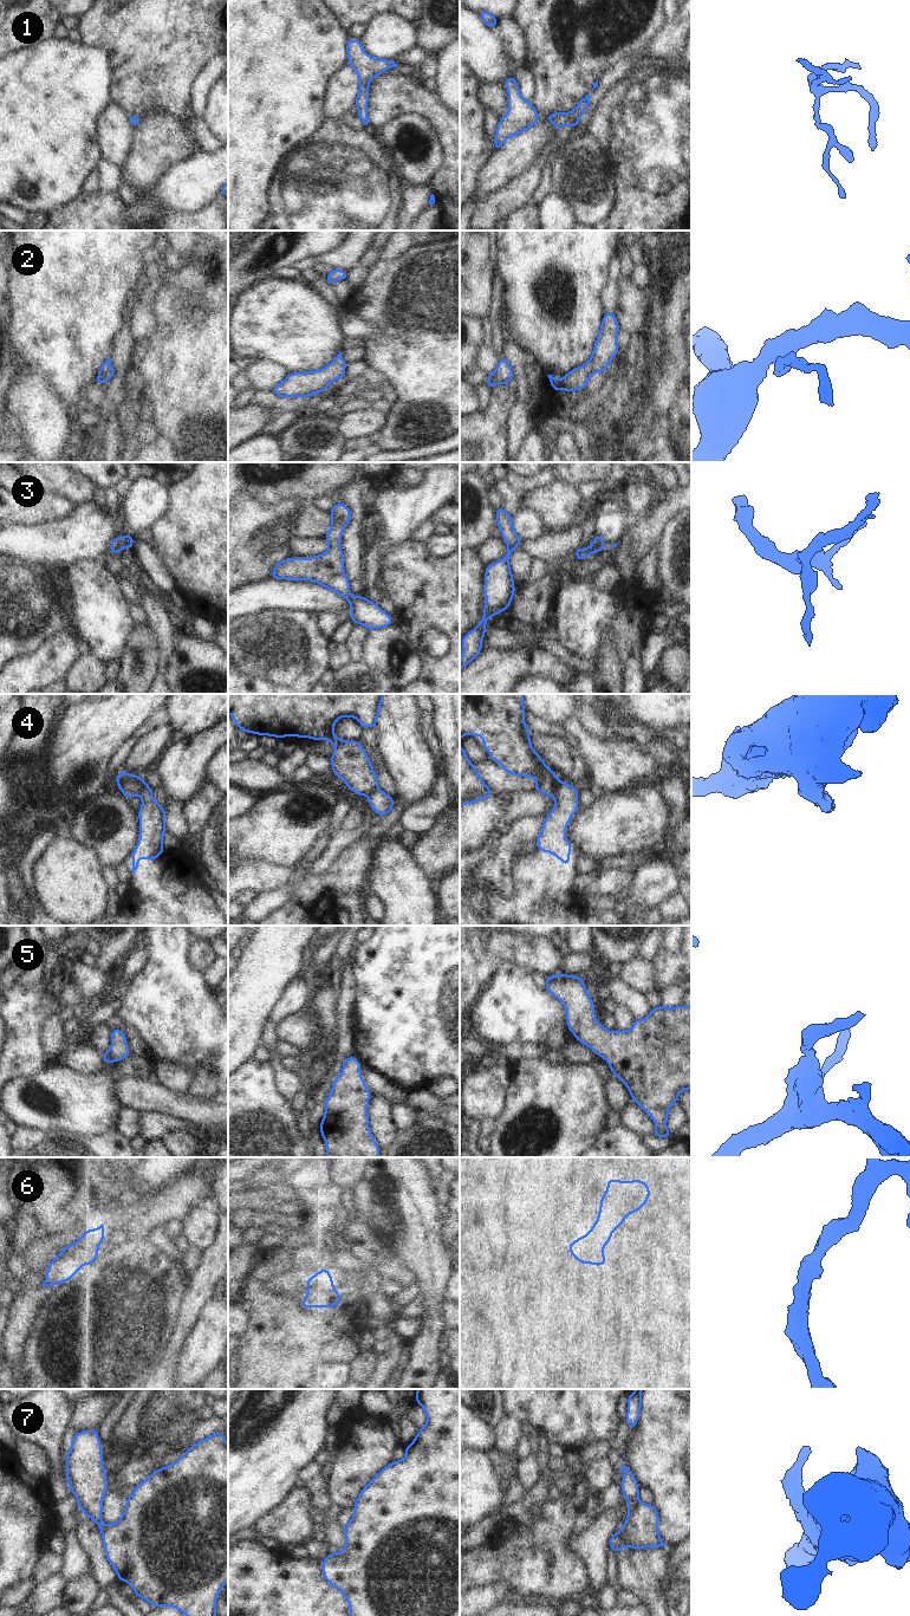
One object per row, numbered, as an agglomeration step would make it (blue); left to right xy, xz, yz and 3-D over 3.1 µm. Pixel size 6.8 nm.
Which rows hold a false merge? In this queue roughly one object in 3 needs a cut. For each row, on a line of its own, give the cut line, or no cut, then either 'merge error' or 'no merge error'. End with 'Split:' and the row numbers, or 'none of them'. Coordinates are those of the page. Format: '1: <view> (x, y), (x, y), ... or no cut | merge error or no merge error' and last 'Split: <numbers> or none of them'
1: no cut | no merge error
2: no cut | no merge error
3: no cut | no merge error
4: yz (560, 781), (553, 797) | merge error
5: no cut | no merge error
6: no cut | no merge error
7: no cut | no merge error
Split: 4

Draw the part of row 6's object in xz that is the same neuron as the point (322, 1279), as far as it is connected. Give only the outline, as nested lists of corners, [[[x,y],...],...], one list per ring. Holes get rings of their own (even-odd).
[[[321,1268],[305,1281],[310,1289],[301,1305],[307,1307],[334,1307],[340,1304],[340,1294],[333,1286],[331,1272]]]

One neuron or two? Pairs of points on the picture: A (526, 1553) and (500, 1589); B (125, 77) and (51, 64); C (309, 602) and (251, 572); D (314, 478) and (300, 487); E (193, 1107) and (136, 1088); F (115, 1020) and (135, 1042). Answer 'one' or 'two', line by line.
A: two
B: two
C: two
D: one
E: one
F: one

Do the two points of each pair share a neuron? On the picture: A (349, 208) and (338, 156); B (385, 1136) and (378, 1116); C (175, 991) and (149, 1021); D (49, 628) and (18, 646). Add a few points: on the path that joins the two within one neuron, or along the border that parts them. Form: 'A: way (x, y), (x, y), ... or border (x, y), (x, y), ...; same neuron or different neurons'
A: way (339, 195), (338, 169); same neuron
B: way (384, 1131), (379, 1121); same neuron
C: way (168, 998), (167, 1004), (156, 1014); same neuron
D: way (41, 628), (36, 633), (31, 633), (25, 638); same neuron

